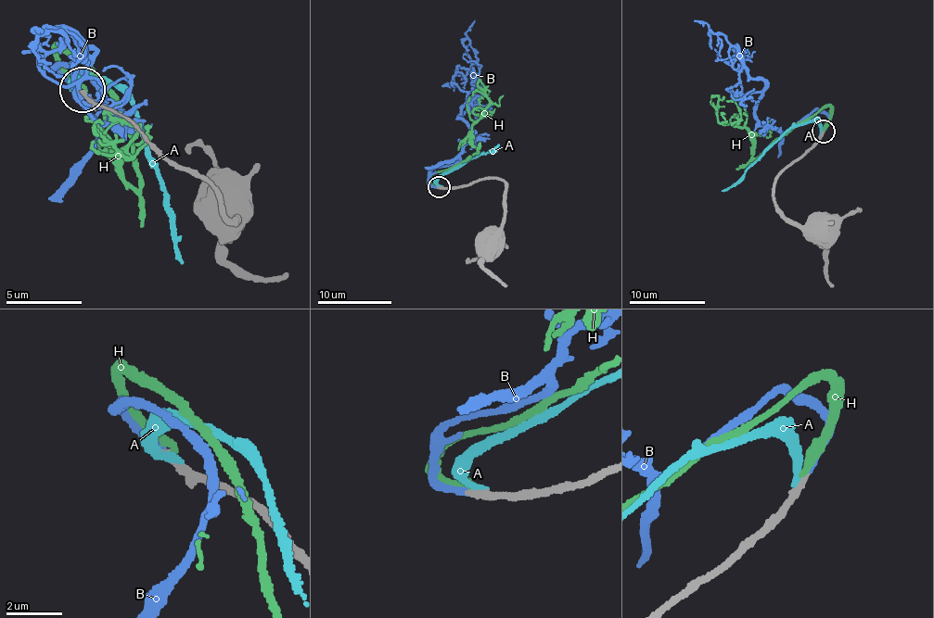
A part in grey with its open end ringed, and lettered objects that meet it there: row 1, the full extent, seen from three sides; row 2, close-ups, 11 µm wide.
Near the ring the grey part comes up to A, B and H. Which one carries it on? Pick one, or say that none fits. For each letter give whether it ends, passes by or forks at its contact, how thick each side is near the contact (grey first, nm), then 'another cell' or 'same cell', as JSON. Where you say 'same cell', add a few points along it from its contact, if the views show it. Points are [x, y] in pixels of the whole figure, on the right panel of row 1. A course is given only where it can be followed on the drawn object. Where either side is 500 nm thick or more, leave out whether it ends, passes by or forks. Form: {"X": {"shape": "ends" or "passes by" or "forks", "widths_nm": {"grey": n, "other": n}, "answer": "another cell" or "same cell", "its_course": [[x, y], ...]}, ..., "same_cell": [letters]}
{"A": {"shape": "ends", "widths_nm": {"grey": 340, "other": 280}, "answer": "another cell"}, "B": {"shape": "ends", "widths_nm": {"grey": 280, "other": 240}, "answer": "same cell", "its_course": [[825, 132], [829, 119], [817, 109], [785, 132], [762, 126], [755, 112], [765, 82], [723, 35], [695, 19]]}, "H": {"shape": "ends", "widths_nm": {"grey": 320, "other": 280}, "answer": "another cell"}, "same_cell": ["B"]}

